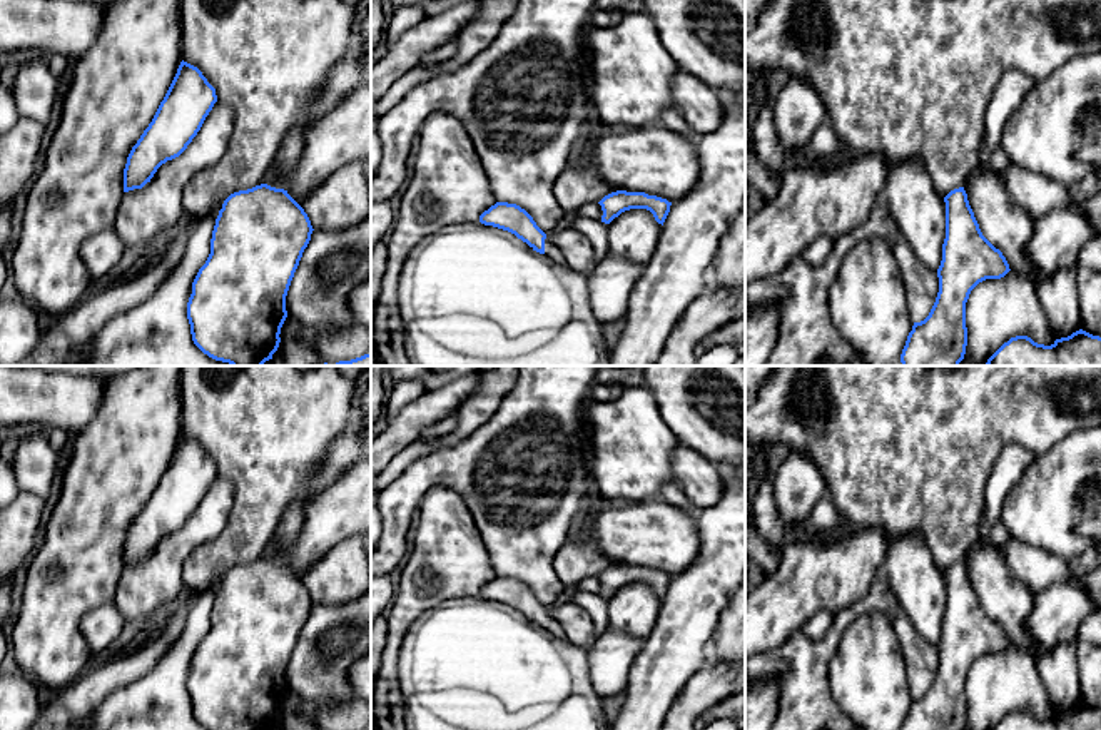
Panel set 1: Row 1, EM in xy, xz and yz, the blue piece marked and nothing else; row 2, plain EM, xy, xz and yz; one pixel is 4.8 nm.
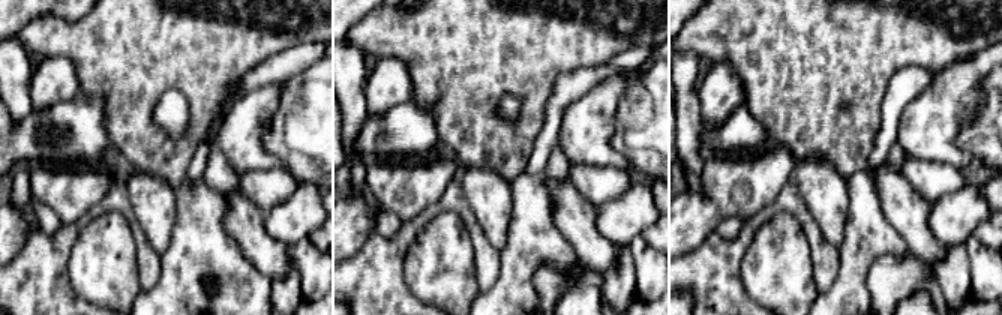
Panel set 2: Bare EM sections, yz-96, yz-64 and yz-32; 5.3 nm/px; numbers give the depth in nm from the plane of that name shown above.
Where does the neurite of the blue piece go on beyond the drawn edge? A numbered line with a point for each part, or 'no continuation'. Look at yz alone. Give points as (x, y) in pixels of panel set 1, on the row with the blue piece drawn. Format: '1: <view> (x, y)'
no continuation

